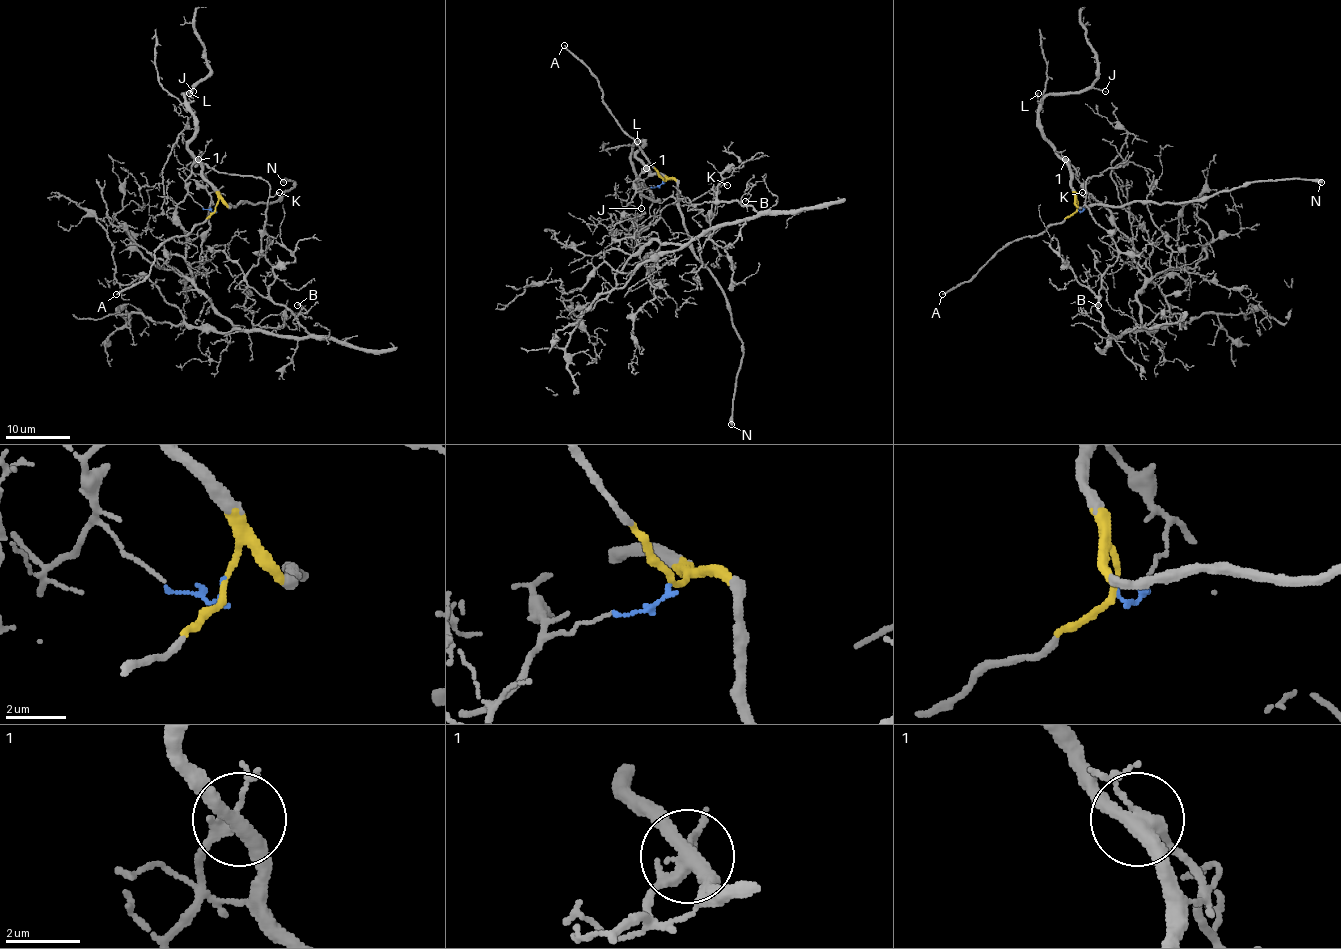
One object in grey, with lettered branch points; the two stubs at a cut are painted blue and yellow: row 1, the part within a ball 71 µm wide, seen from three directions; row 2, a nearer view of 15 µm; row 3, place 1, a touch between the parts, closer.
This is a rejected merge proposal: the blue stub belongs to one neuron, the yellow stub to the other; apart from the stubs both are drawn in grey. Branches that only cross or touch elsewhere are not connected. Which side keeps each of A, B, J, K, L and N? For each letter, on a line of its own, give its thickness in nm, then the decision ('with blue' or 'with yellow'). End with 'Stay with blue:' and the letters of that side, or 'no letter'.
A: 160 nm thick; with yellow
B: 120 nm thick; with blue
J: 100 nm thick; with yellow
K: 110 nm thick; with blue
L: 110 nm thick; with yellow
N: 460 nm thick; with yellow
Stay with blue: B, K

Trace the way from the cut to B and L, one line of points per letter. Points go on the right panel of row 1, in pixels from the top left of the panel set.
B: (1078, 208), (1089, 195), (1099, 200), (1131, 240), (1144, 277), (1139, 329), (1113, 337), (1089, 316), (1099, 305)
L: (1078, 208), (1069, 164), (1044, 133), (1039, 93)

